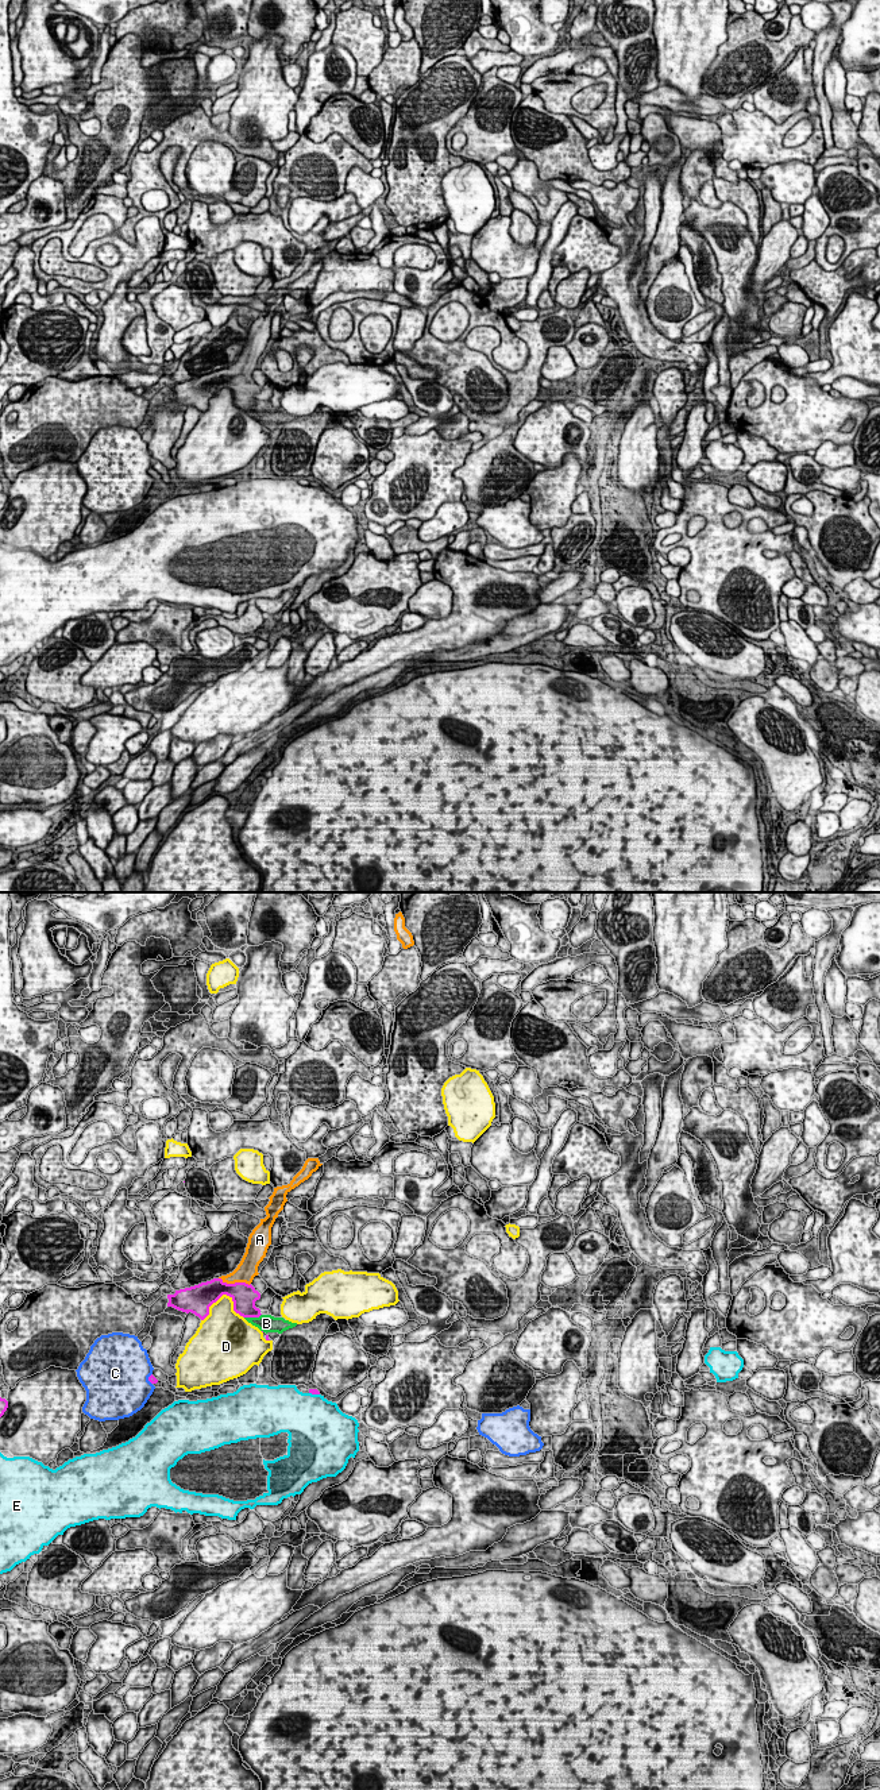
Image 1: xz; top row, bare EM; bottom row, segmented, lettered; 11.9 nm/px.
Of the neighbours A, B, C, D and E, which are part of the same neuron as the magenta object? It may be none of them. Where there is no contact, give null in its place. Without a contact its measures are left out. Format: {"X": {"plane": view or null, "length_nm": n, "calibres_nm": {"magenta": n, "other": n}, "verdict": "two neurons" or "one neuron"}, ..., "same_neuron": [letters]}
{"A": {"plane": "xz", "length_nm": 400, "calibres_nm": {"magenta": 280, "other": 240}, "verdict": "one neuron"}, "B": {"plane": "xz", "length_nm": 220, "calibres_nm": {"magenta": 280, "other": 220}, "verdict": "two neurons"}, "C": {"plane": "xz", "length_nm": 140, "calibres_nm": {"magenta": 90, "other": 480}, "verdict": "two neurons"}, "D": {"plane": "xz", "length_nm": 500, "calibres_nm": {"magenta": 300, "other": 300}, "verdict": "two neurons"}, "E": {"plane": "xz", "length_nm": 130, "calibres_nm": {"magenta": 60, "other": 480}, "verdict": "two neurons"}, "same_neuron": ["A"]}

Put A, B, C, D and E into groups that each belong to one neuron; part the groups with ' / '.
A / B / C / D / E

